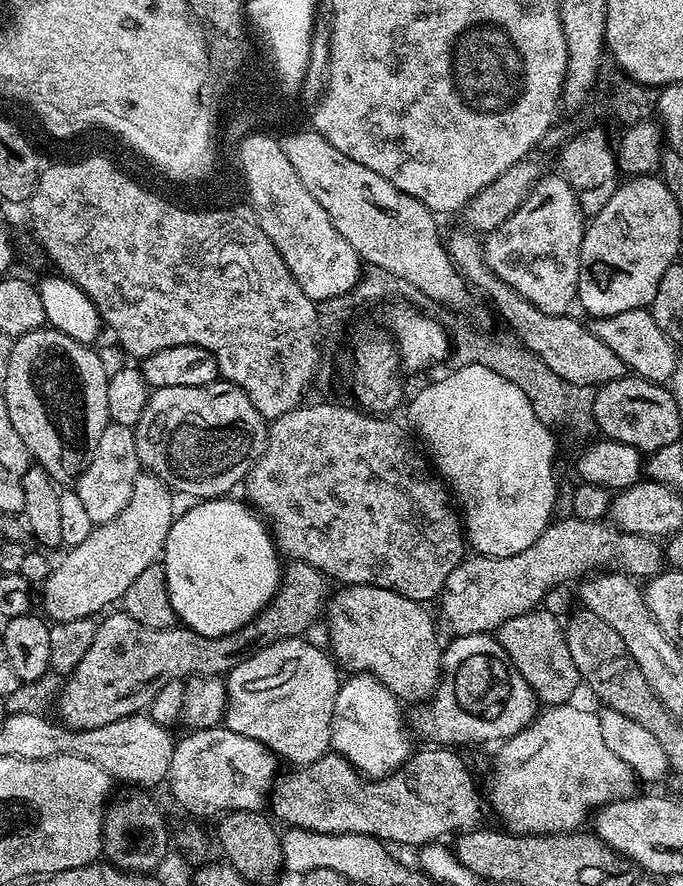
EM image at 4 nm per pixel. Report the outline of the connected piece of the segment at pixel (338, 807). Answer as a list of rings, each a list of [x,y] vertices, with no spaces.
[[[428,746],[425,752],[419,752],[409,756],[408,761],[397,772],[379,778],[365,776],[344,756],[329,754],[318,758],[292,770],[289,776],[283,775],[279,779],[270,797],[270,812],[273,812],[271,815],[281,825],[290,828],[305,828],[322,834],[361,832],[393,845],[396,843],[423,846],[446,838],[444,836],[451,837],[453,834],[481,827],[485,823],[486,800],[481,789],[480,792],[476,789],[467,762],[456,753],[459,751],[448,746]]]

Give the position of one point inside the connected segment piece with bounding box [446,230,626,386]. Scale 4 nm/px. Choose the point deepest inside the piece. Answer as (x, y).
(571, 349)

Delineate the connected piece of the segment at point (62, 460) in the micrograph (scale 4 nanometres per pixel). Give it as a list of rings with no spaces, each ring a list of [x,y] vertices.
[[[45,326],[34,330],[25,336],[15,337],[12,349],[8,352],[8,365],[4,368],[4,392],[2,399],[6,402],[6,410],[10,410],[10,422],[14,422],[14,430],[18,430],[18,438],[28,448],[29,457],[39,467],[46,469],[52,475],[52,479],[57,482],[69,480],[75,481],[84,471],[86,466],[90,466],[90,458],[94,458],[94,450],[98,450],[98,438],[102,438],[102,430],[106,430],[108,425],[108,407],[106,406],[106,386],[110,375],[109,369],[104,369],[104,364],[100,361],[100,356],[95,352],[95,347],[87,344],[79,344],[74,338],[70,338],[64,332],[59,332],[56,328]]]

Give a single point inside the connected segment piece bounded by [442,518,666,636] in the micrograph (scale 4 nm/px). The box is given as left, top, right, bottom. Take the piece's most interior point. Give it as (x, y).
(483, 592)

